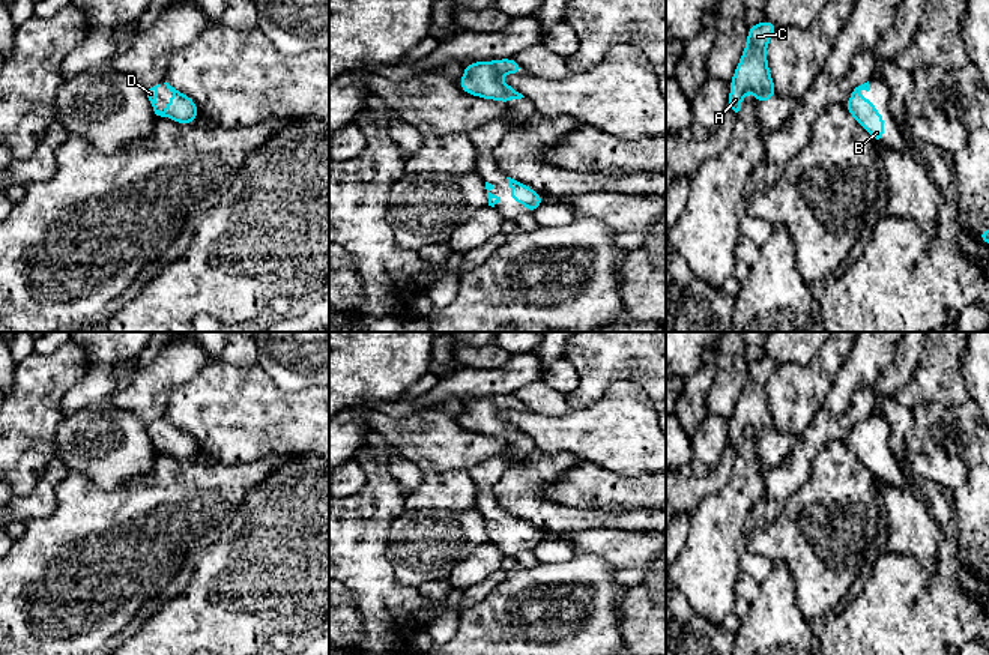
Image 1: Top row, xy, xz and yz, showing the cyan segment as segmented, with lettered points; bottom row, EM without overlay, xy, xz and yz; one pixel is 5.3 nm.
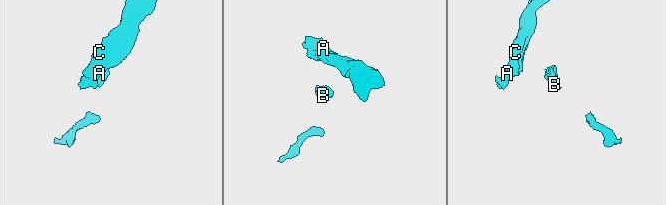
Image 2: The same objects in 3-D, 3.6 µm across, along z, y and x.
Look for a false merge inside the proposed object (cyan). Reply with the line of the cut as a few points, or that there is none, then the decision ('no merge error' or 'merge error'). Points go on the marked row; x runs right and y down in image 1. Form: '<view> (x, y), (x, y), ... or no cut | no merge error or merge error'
no cut | no merge error

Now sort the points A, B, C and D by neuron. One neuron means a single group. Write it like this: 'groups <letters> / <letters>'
groups A B C D

